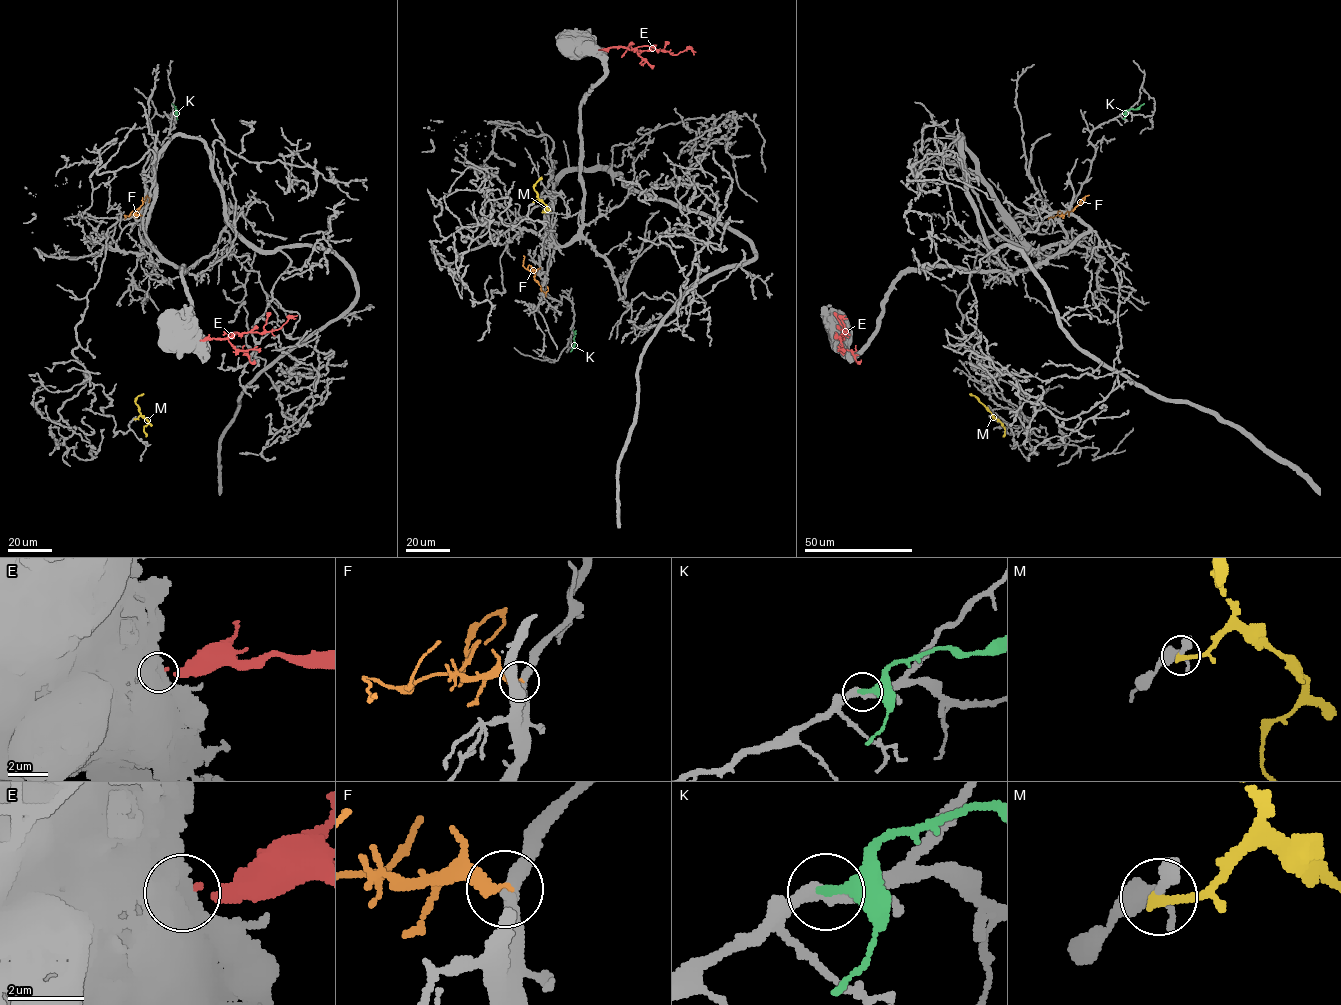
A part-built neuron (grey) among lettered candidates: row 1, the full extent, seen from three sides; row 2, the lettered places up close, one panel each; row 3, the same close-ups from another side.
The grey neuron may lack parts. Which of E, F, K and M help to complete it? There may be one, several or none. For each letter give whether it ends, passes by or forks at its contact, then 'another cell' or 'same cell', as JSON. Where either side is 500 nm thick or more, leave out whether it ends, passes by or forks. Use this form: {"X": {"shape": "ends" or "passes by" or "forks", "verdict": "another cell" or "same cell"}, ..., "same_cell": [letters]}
{"E": {"verdict": "another cell"}, "F": {"shape": "ends", "verdict": "another cell"}, "K": {"shape": "ends", "verdict": "another cell"}, "M": {"shape": "ends", "verdict": "another cell"}, "same_cell": []}

